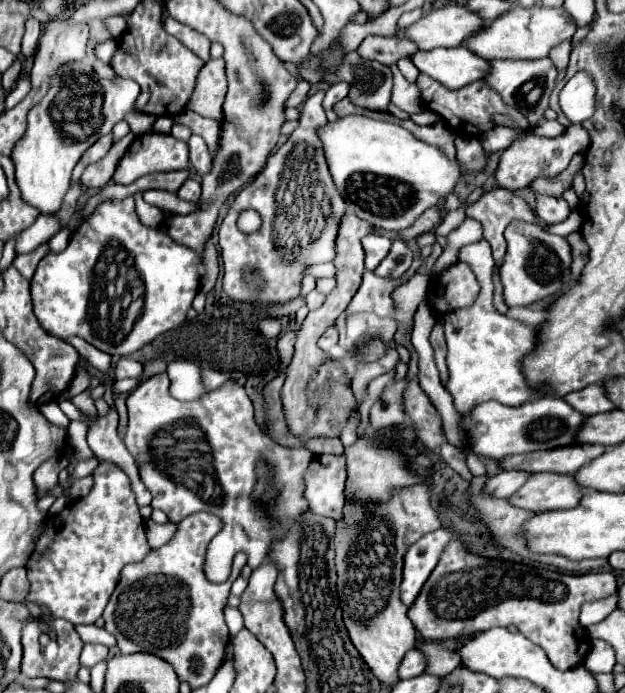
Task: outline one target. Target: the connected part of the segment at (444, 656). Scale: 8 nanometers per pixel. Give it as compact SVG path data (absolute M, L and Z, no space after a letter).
M426 642L420 646L428 658L428 670L430 674L448 674L460 664L460 656L456 650L444 646L444 642Z

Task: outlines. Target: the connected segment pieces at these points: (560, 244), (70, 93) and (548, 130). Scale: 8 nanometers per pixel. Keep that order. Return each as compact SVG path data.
M514 220L504 230L508 242L508 252L500 268L500 280L504 284L504 300L508 306L530 306L552 294L558 294L566 284L570 284L570 244L562 236L544 232L538 224L528 224Z
M72 62L72 66L64 66L58 70L58 76L52 78L52 86L44 102L34 106L28 114L28 134L16 144L12 152L12 162L16 166L16 184L20 188L22 200L40 210L40 214L56 214L62 206L62 200L68 192L72 170L78 164L80 156L104 134L110 134L114 124L124 120L126 114L136 112L134 102L140 94L140 86L134 80L116 78L116 82L100 78L92 66L82 66L82 62Z
M544 120L534 128L533 133L538 136L553 138L563 133L565 129L557 120Z

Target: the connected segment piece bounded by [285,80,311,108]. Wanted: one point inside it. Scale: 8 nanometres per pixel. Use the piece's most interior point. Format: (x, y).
(300, 94)

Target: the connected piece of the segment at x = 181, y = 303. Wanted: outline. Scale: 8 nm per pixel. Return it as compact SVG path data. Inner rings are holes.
M128 196L128 198L124 198L124 200L112 200L112 202L110 202L110 200L104 200L104 202L100 202L100 204L96 206L96 210L72 232L70 242L68 242L68 246L66 246L64 252L58 252L58 254L52 252L52 254L46 254L46 256L40 260L40 264L38 264L38 268L36 268L36 274L34 274L34 278L32 278L32 304L34 304L34 314L36 314L38 322L40 322L40 326L42 326L48 334L52 334L52 336L56 336L56 338L68 340L68 338L78 336L78 338L84 338L86 342L90 342L92 346L96 346L96 348L102 350L102 352L108 352L108 354L132 354L132 352L136 352L138 348L142 348L144 344L152 342L158 334L162 334L162 332L166 332L166 330L170 330L170 328L176 328L176 326L180 326L180 324L184 322L186 312L188 312L188 308L192 306L192 300L194 300L194 296L196 296L198 290L200 290L200 272L198 272L198 270L200 270L200 256L198 256L194 250L188 250L186 246L180 246L180 244L172 242L172 238L168 238L168 234L162 234L158 228L146 228L146 226L140 224L140 220L138 220L138 216L136 216L136 210L134 210L134 198L132 198L132 196ZM110 264L116 264L118 274L106 274L108 268L110 268Z

